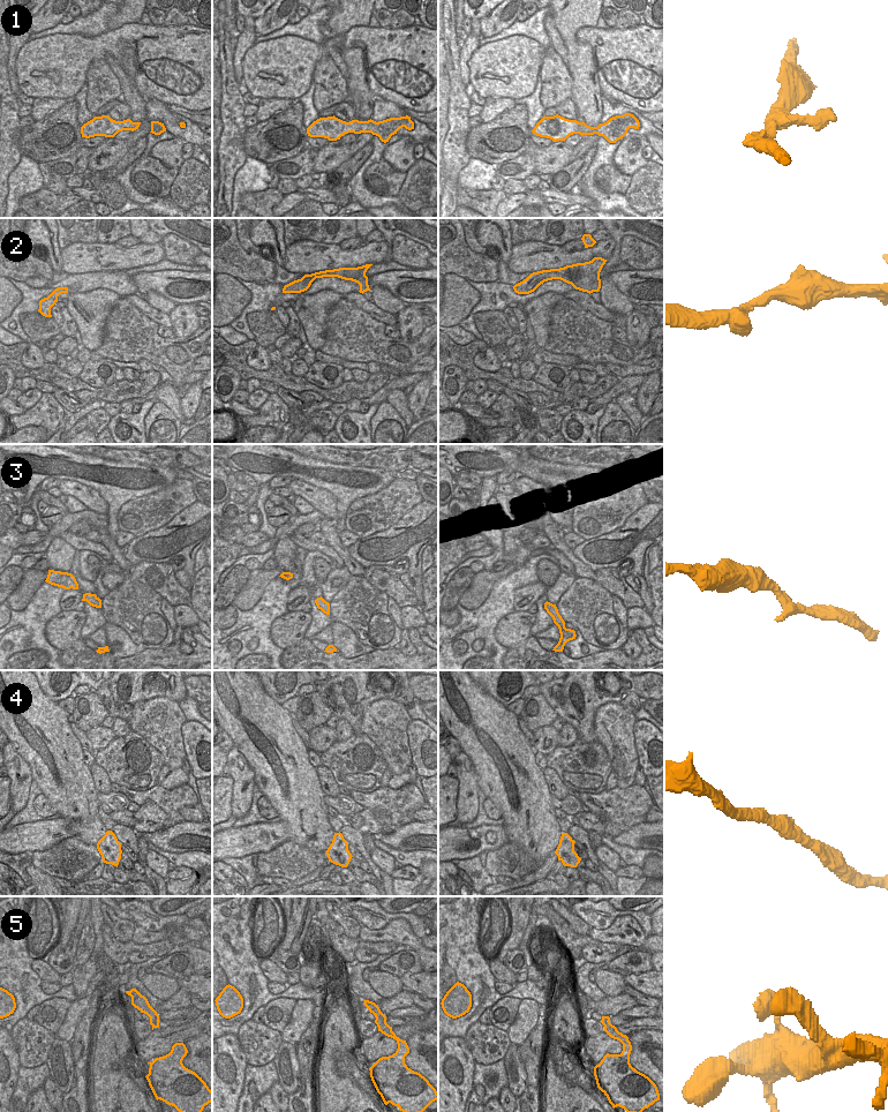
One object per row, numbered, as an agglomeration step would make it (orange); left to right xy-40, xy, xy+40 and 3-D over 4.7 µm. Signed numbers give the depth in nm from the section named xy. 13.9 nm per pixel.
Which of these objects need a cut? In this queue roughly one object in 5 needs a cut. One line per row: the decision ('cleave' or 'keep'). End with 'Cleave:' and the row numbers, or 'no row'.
1: keep
2: keep
3: keep
4: keep
5: keep
Cleave: no row

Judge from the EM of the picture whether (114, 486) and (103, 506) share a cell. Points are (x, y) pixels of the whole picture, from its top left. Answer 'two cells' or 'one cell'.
two cells

